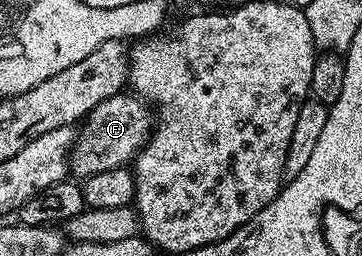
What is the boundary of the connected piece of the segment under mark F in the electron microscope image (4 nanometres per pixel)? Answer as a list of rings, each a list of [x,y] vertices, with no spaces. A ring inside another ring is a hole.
[[[121,92],[110,96],[110,100],[102,100],[102,104],[90,111],[79,127],[68,160],[71,177],[85,180],[100,172],[122,169],[135,163],[136,155],[144,149],[153,129],[153,111],[135,93]]]

